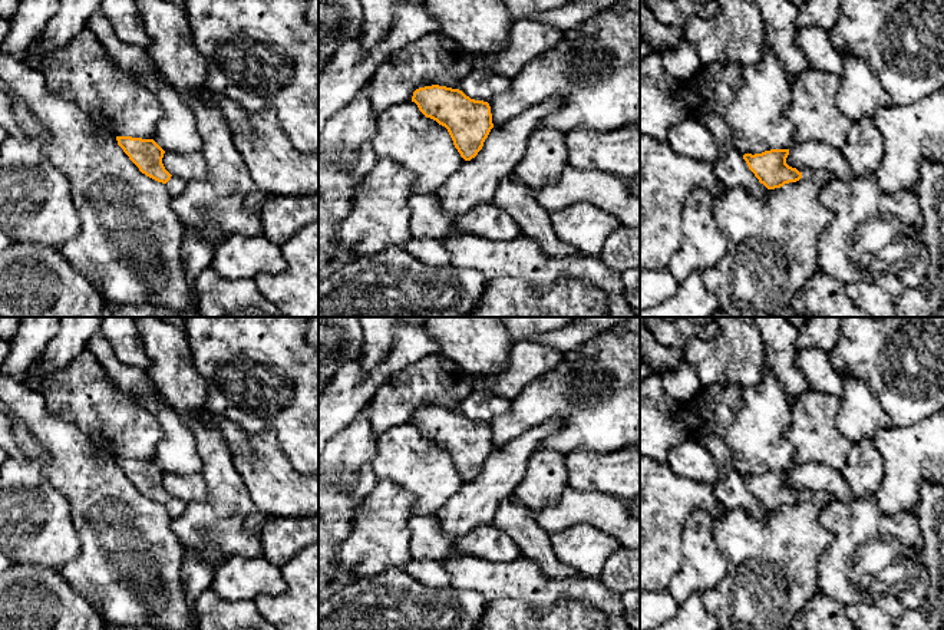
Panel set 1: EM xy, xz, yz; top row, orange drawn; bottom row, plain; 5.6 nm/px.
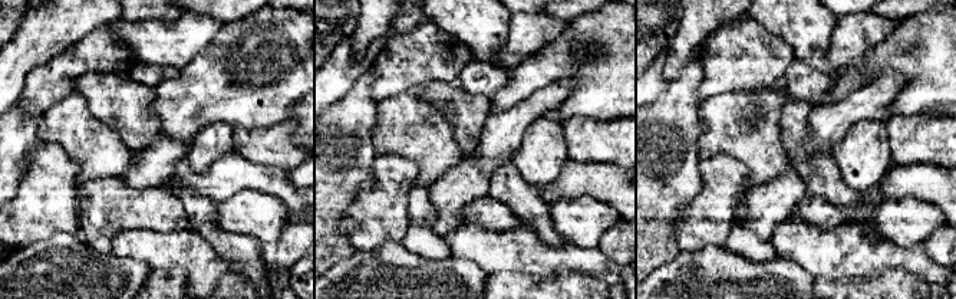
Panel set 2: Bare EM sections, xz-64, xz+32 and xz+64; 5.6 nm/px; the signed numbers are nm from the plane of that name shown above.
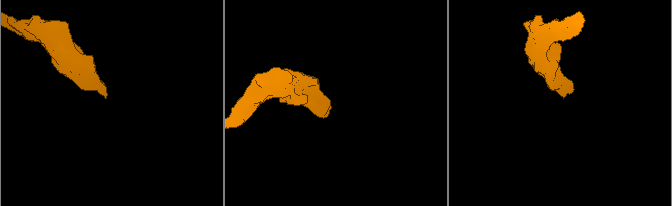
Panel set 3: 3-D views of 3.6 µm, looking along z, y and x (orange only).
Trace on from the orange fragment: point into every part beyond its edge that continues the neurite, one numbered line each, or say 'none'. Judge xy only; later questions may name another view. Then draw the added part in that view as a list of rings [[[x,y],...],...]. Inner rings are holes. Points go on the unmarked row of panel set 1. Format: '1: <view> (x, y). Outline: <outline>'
1: xy (175, 507). Outline: [[[171,498],[171,501],[165,507],[172,518],[178,518],[185,511],[187,504],[176,498]]]

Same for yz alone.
1: yz (822, 498). Outline: [[[816,492],[816,494],[812,494],[812,495],[802,495],[802,499],[806,499],[806,498],[811,498],[813,502],[819,504],[821,507],[828,505],[834,499],[826,492]]]

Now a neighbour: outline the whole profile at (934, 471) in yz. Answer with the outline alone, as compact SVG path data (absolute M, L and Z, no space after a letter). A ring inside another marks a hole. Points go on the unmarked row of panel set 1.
M944 459L928 462L924 469L924 479L944 485Z

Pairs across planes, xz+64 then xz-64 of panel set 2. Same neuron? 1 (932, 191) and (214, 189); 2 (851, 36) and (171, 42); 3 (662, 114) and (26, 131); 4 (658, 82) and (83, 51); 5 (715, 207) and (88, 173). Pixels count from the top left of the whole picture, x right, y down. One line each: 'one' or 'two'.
1: one
2: one
3: one
4: two
5: two

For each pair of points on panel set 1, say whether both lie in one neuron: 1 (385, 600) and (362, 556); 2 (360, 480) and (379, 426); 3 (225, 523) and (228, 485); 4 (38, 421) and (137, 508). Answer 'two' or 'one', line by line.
1: two
2: two
3: one
4: one

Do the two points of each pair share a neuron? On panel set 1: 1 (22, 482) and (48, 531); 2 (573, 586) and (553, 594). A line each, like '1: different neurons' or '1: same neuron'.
1: same neuron
2: same neuron

